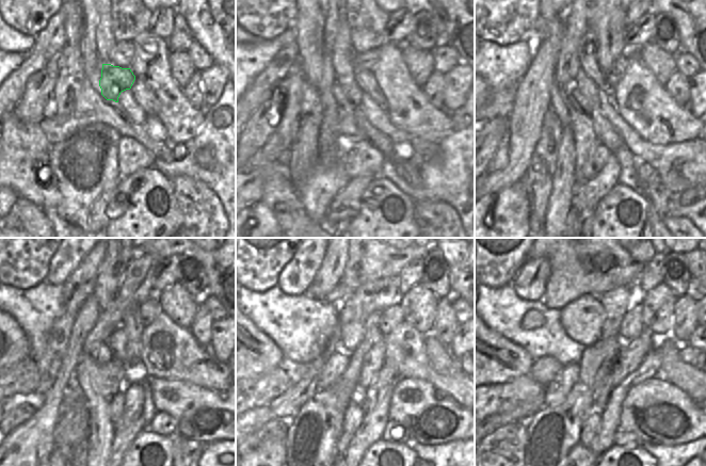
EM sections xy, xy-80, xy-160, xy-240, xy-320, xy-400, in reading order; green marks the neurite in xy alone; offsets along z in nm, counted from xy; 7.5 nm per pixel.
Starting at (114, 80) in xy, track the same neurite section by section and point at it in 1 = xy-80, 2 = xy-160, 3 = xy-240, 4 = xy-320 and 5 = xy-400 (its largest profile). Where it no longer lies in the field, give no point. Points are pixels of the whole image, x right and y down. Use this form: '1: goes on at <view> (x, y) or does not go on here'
1: goes on at xy-80 (348, 97)
2: goes on at xy-160 (577, 101)
3: goes on at xy-240 (101, 354)
4: goes on at xy-320 (336, 363)
5: goes on at xy-400 (556, 392)

